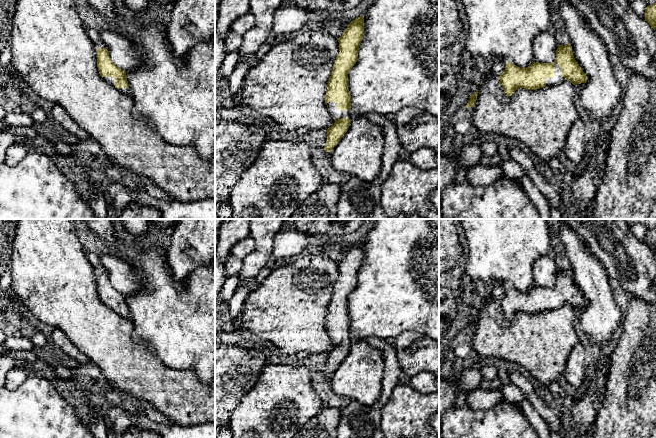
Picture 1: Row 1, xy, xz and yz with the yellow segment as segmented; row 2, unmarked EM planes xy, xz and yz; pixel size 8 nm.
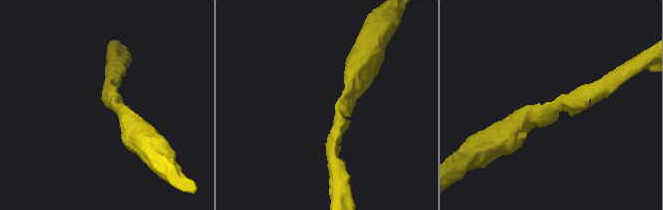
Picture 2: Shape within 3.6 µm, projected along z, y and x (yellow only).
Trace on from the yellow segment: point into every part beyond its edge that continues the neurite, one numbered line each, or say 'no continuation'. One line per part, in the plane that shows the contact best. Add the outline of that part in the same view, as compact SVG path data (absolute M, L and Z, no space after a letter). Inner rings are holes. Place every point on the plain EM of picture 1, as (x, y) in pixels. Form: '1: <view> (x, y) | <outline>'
1: yz (557, 303) | M555 287L555 300L552 302L547 302L546 303L546 311L549 310L554 310L557 308L560 308L561 306L563 306L565 303L562 298L561 298L561 293L558 287Z

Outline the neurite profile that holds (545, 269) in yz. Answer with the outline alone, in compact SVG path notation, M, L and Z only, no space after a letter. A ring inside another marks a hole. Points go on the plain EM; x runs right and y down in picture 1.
M548 255L539 257L533 265L534 285L539 287L553 287L559 268Z

